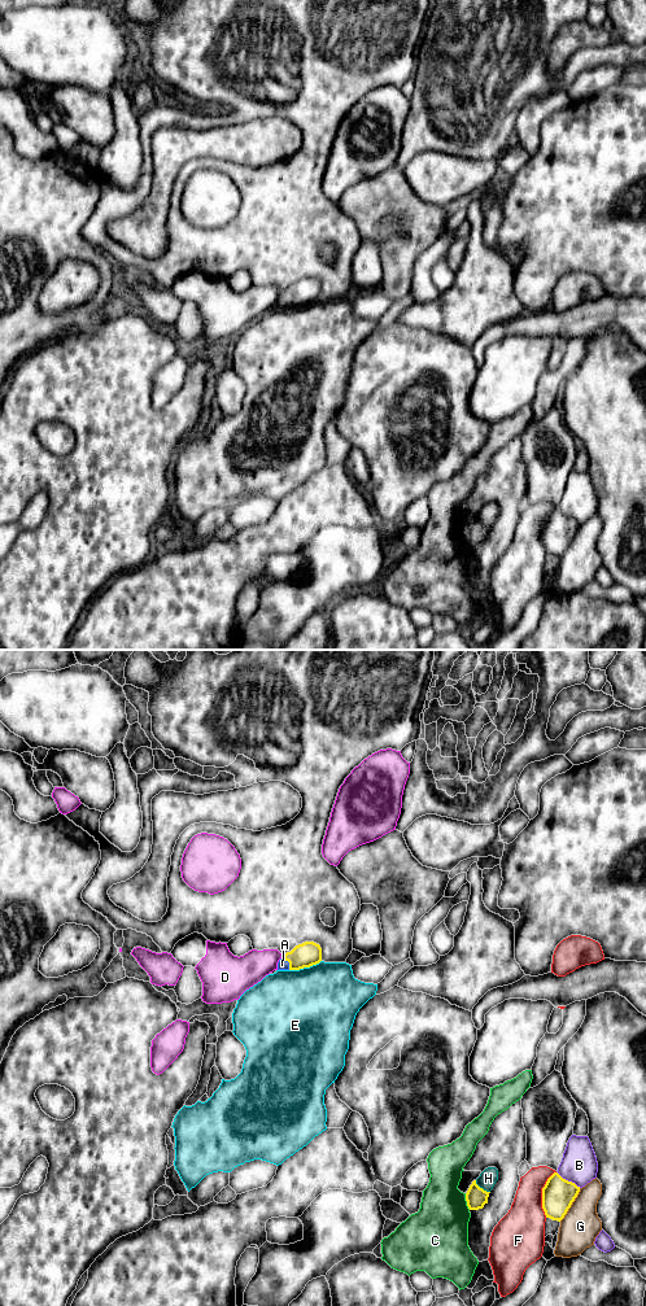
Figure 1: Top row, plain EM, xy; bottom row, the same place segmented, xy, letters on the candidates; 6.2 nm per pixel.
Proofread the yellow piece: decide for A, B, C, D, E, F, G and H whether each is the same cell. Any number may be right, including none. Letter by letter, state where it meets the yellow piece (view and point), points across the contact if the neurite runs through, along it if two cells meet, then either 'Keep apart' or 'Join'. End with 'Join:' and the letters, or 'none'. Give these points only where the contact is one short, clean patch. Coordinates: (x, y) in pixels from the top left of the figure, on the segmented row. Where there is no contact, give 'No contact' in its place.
A: Touches yellow at xy (288, 961). Join
B: Touches yellow at xy (567, 1180). Keep apart
C: Touches yellow at xy (466, 1200). Keep apart
D: Touches yellow at xy (282, 956). Keep apart
E: Touches yellow at xy (305, 966). Boundary: xy (321, 960), (313, 965), (289, 970). Keep apart
F: Touches yellow at xy (542, 1195). Keep apart
G: Touches yellow at xy (571, 1204). Keep apart
H: Touches yellow at xy (481, 1188). Keep apart
Join: A

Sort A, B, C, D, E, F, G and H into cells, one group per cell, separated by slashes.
A / B / C / D / E / F / G / H

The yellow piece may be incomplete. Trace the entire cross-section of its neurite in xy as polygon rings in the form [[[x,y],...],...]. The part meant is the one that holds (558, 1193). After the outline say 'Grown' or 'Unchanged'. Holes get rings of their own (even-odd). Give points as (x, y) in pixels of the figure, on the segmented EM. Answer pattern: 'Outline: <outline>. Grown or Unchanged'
Outline: [[[554,1172],[542,1188],[542,1209],[546,1218],[560,1222],[579,1192],[580,1187]]]. Unchanged

